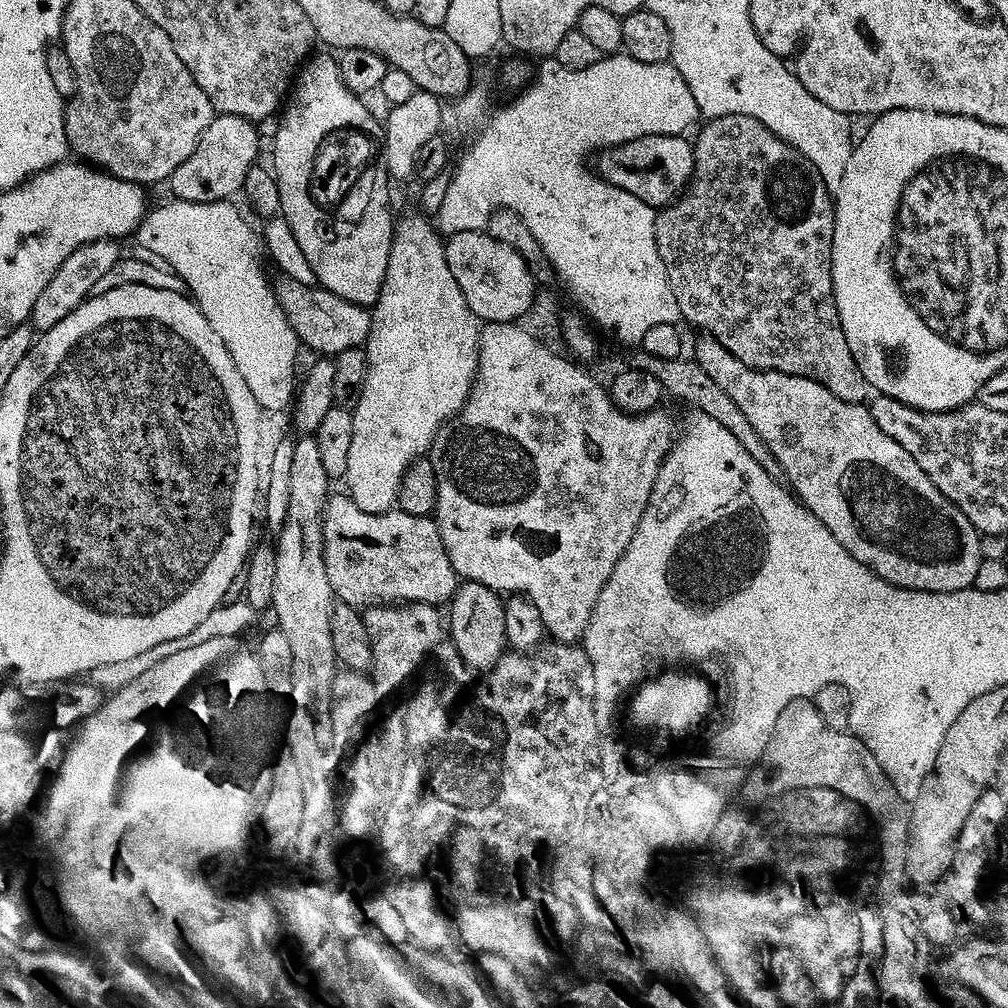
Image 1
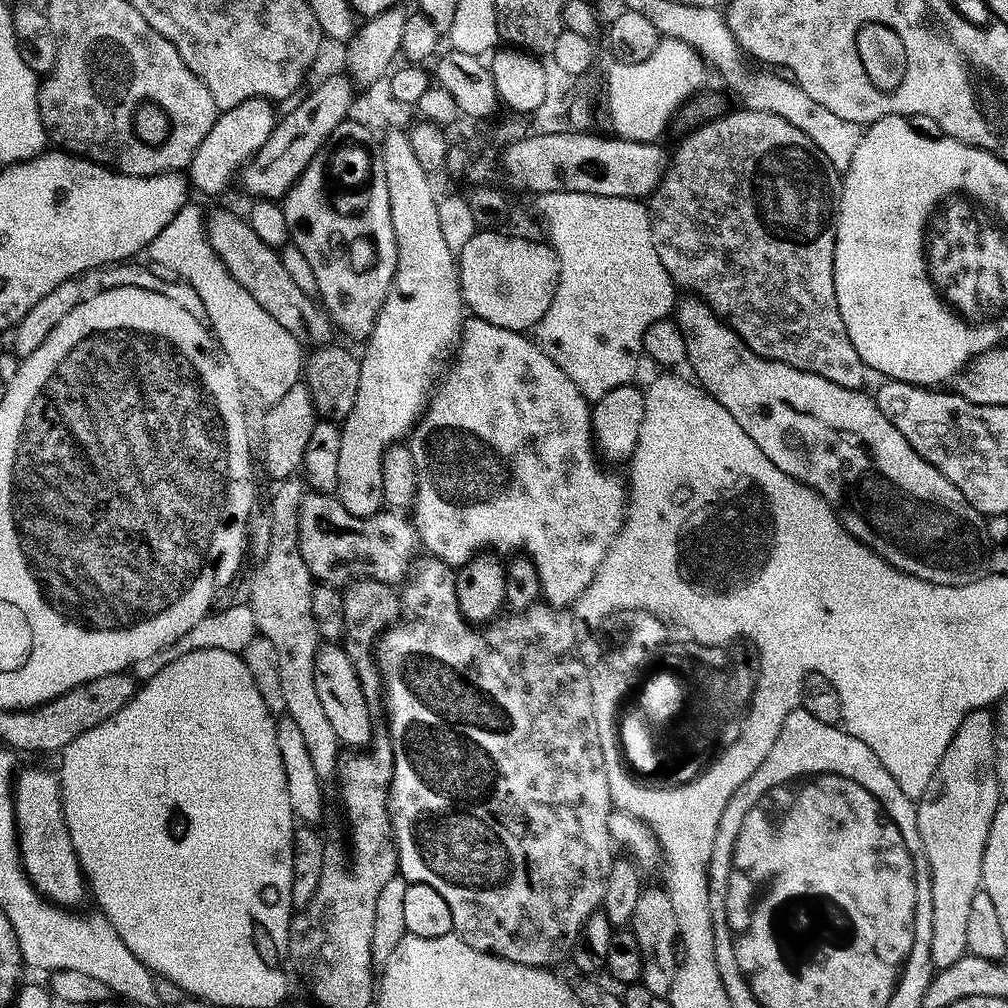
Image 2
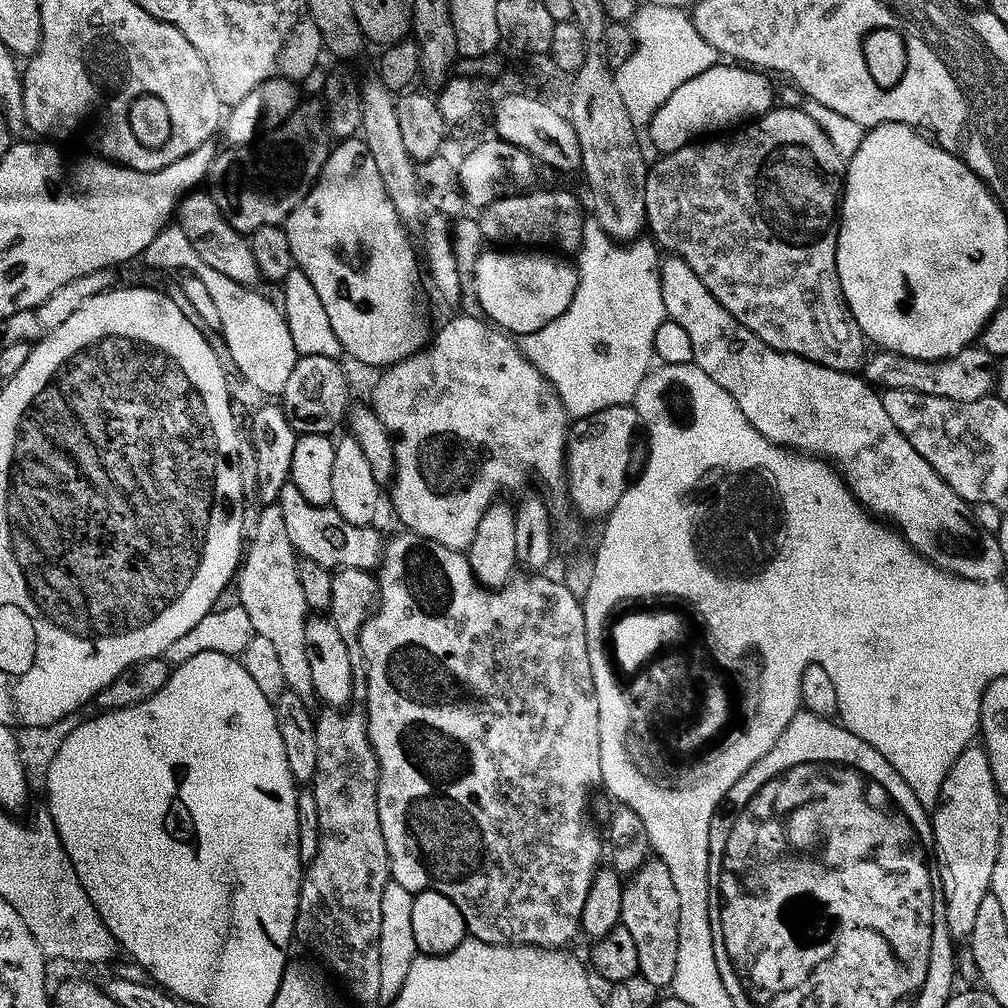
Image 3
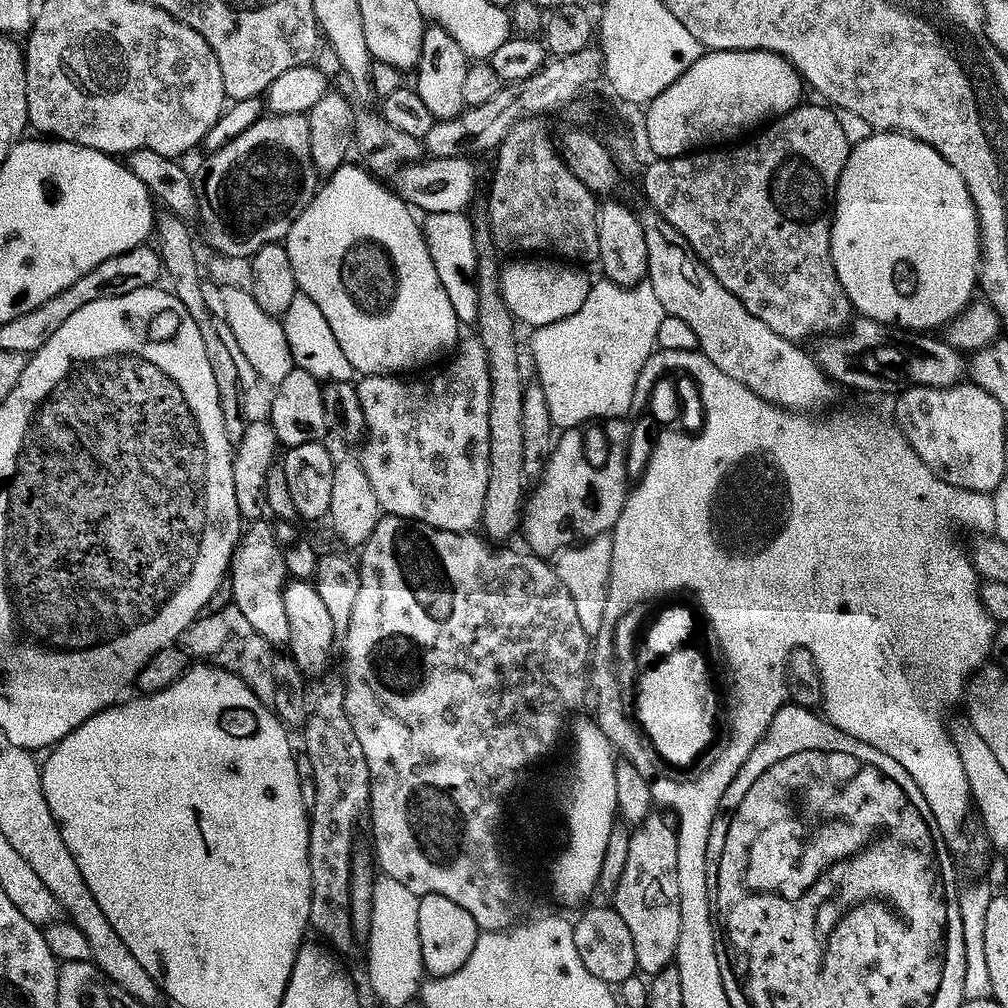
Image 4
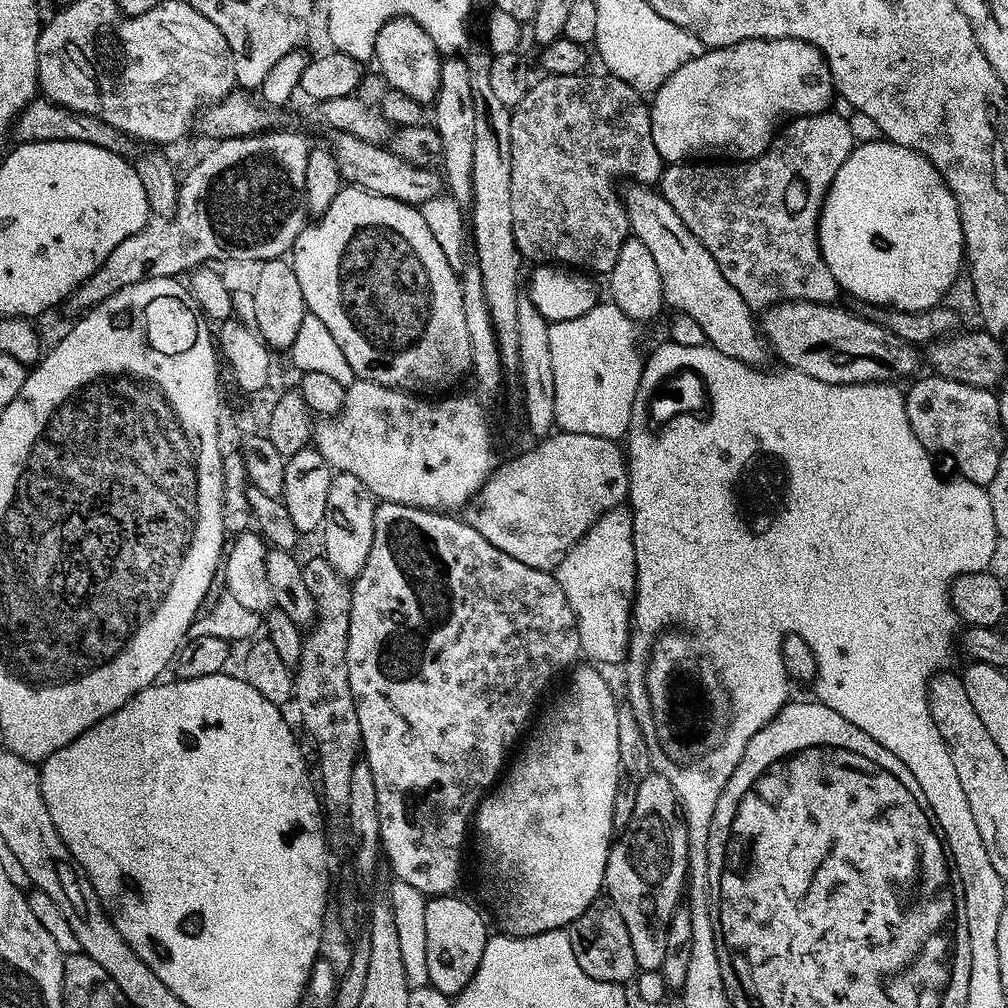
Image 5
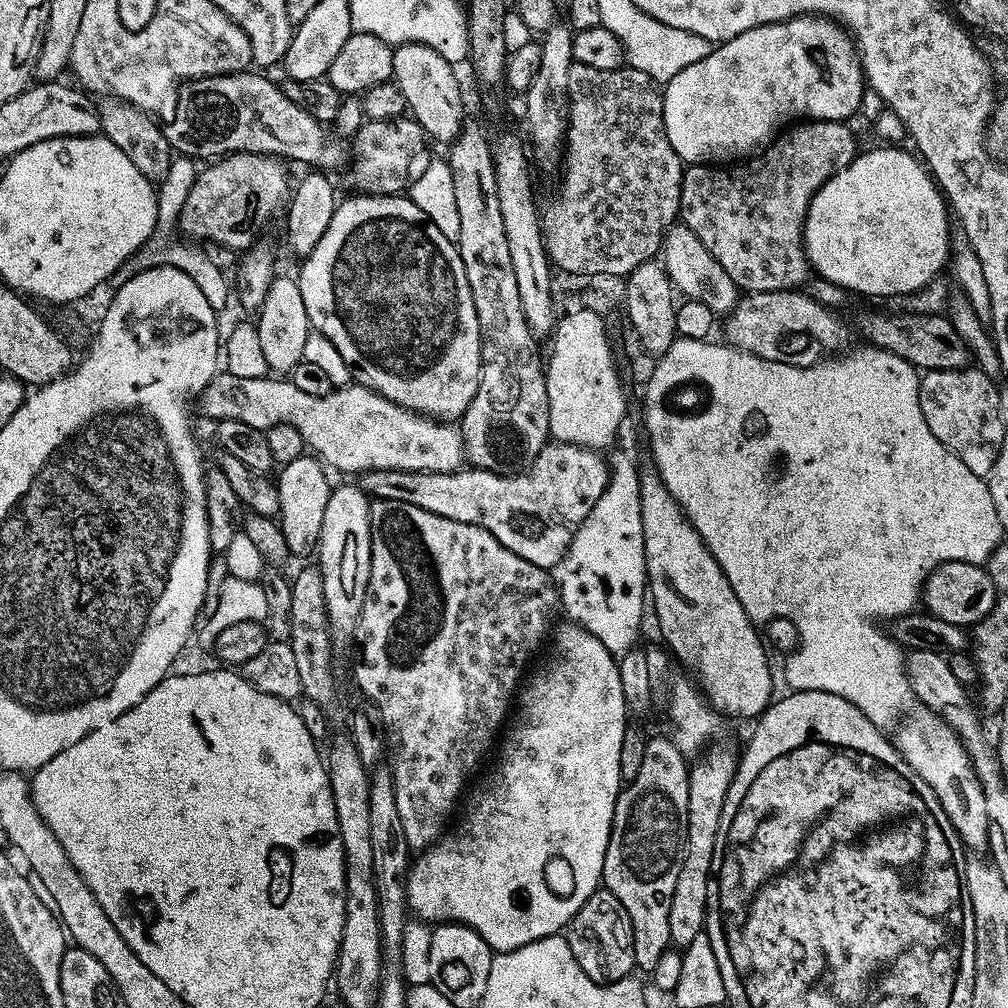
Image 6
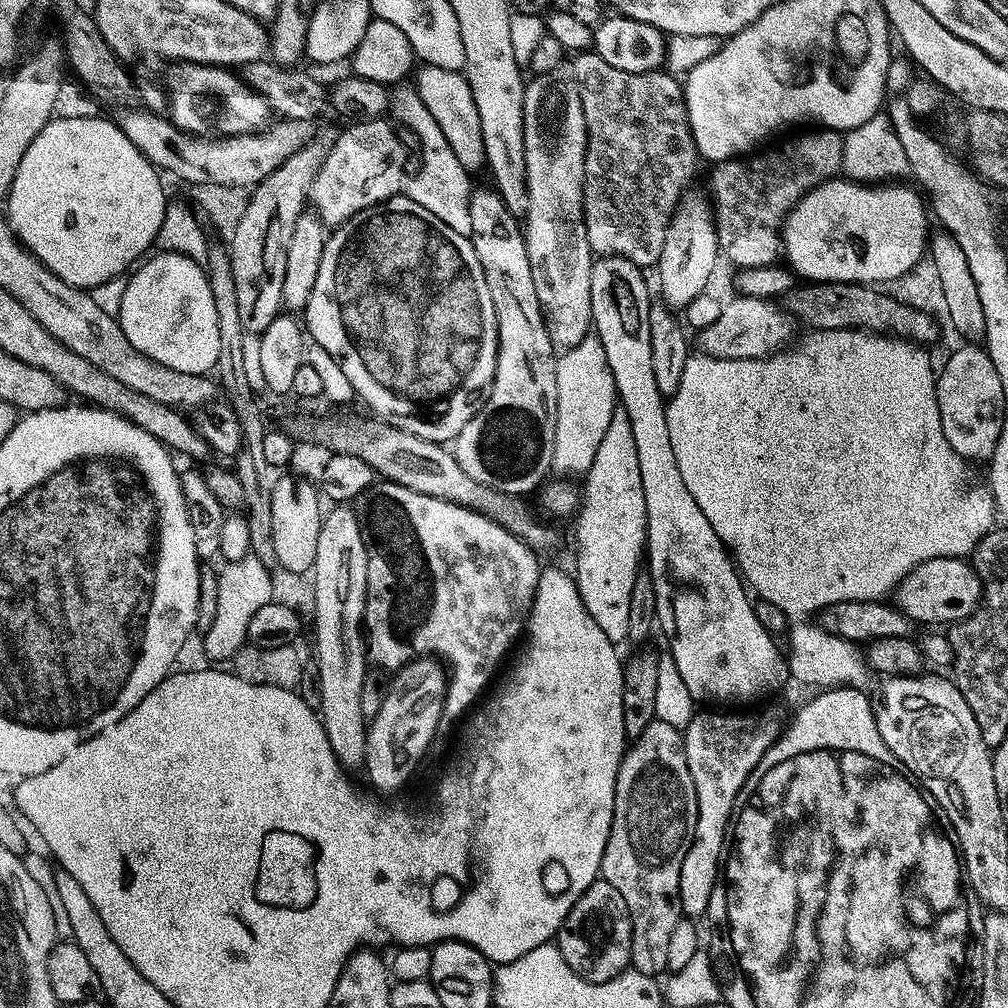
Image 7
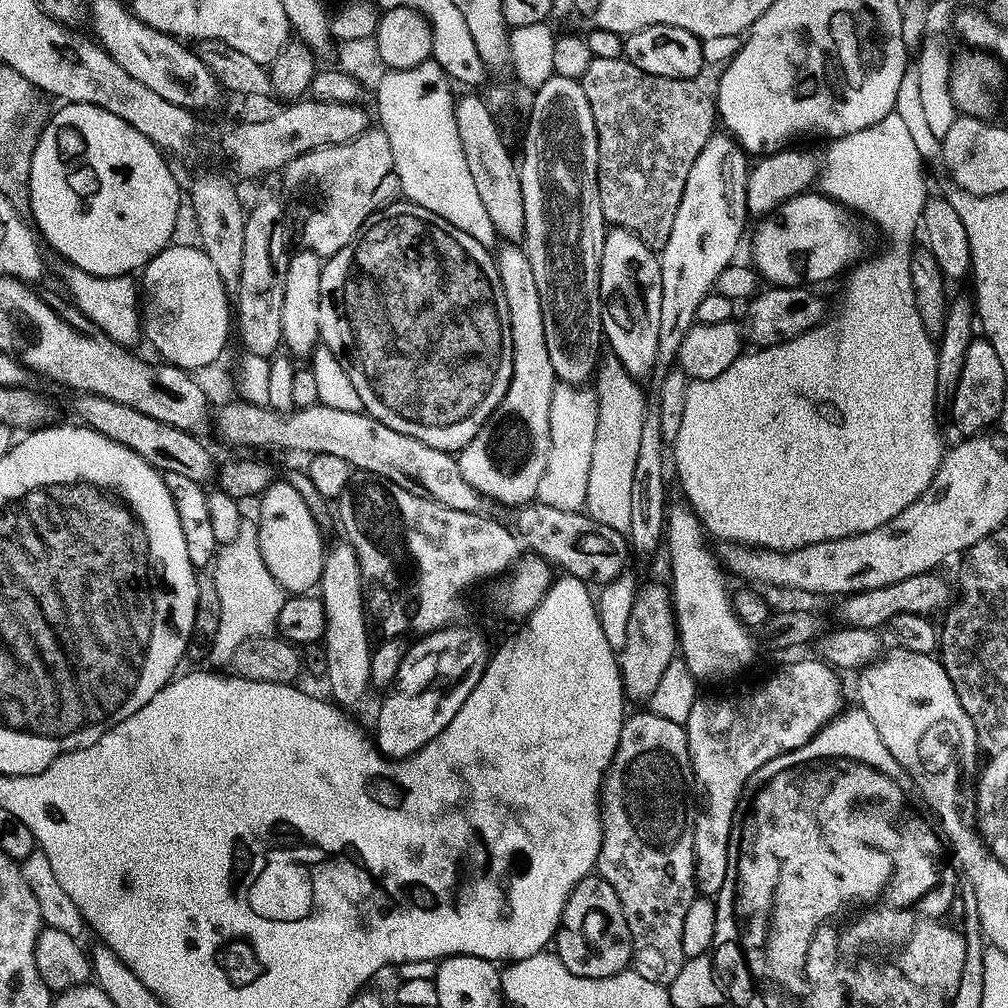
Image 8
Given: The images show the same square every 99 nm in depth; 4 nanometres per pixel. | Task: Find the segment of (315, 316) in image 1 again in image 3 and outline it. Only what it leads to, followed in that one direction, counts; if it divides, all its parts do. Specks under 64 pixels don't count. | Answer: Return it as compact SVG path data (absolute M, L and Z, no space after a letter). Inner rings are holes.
M193 190L184 199L180 201L174 216L178 221L178 226L190 238L190 246L198 254L206 266L214 266L218 274L226 274L234 282L245 286L256 286L261 283L262 277L258 268L258 262L255 261L254 254L251 252L249 237L243 232L234 230L230 222L222 214L222 210L214 202L214 198L207 191Z

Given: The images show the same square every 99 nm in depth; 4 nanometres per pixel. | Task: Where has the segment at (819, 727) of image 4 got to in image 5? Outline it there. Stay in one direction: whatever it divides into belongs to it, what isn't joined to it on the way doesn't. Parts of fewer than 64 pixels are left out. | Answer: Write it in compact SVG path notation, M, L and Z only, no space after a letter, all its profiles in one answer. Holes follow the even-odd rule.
M800 700L797 704L785 703L775 718L765 728L758 730L758 734L754 734L754 738L750 738L750 742L746 746L746 754L742 754L742 762L738 762L738 766L734 766L734 780L744 786L744 784L752 782L756 778L756 774L760 774L760 770L764 770L766 764L770 764L776 756L786 754L800 746L822 744L822 742L848 746L852 750L858 750L858 752L874 758L876 762L880 762L888 770L892 770L902 782L906 782L906 786L910 786L910 780L914 778L914 774L910 774L910 770L902 762L898 762L898 758L894 758L894 754L890 754L890 750L886 750L886 746L878 746L878 742L874 742L874 738L870 738L870 734L862 734L862 730L858 730L858 726L846 722L846 718L842 718L842 714L830 710L827 702L811 704L808 700Z

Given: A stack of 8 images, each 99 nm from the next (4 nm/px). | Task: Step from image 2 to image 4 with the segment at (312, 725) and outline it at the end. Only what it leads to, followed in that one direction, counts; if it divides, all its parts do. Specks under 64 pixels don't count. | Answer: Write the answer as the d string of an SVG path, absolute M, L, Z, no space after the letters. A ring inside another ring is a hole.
M267 519L249 523L243 529L240 543L232 553L230 565L230 584L232 580L231 603L250 622L253 633L273 645L289 643L290 622L286 620L286 602L284 601L284 550L276 540L276 529Z

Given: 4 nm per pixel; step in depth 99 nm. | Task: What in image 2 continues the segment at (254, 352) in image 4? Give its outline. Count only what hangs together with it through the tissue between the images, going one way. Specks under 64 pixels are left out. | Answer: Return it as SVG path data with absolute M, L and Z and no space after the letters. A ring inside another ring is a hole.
M186 206L176 217L156 235L153 240L148 243L146 256L153 265L161 264L164 268L176 272L177 277L187 280L190 286L194 286L194 290L198 290L198 294L202 297L202 302L206 306L208 314L207 323L210 325L211 331L214 333L220 348L228 355L230 366L234 370L234 374L239 378L241 385L245 389L248 388L256 396L261 396L267 402L275 402L280 400L295 386L302 376L302 356L300 360L300 344L293 333L288 332L280 326L278 322L274 322L274 318L262 310L262 306L258 306L258 302L254 302L254 298L245 288L241 286L235 278L233 278L224 265L223 260L217 256L214 249L210 246L206 235L205 225L202 223L202 212L193 206Z

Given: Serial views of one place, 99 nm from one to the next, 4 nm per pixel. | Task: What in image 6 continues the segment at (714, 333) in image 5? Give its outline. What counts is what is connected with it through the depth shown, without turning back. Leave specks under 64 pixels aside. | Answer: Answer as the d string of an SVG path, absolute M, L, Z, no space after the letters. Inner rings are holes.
M683 222L673 224L664 233L662 263L672 279L673 289L681 297L702 302L717 314L727 314L735 308L738 299L736 283L730 274L726 274L726 270L722 270L722 266L718 266L718 258L714 258L714 254L702 246L702 242Z

